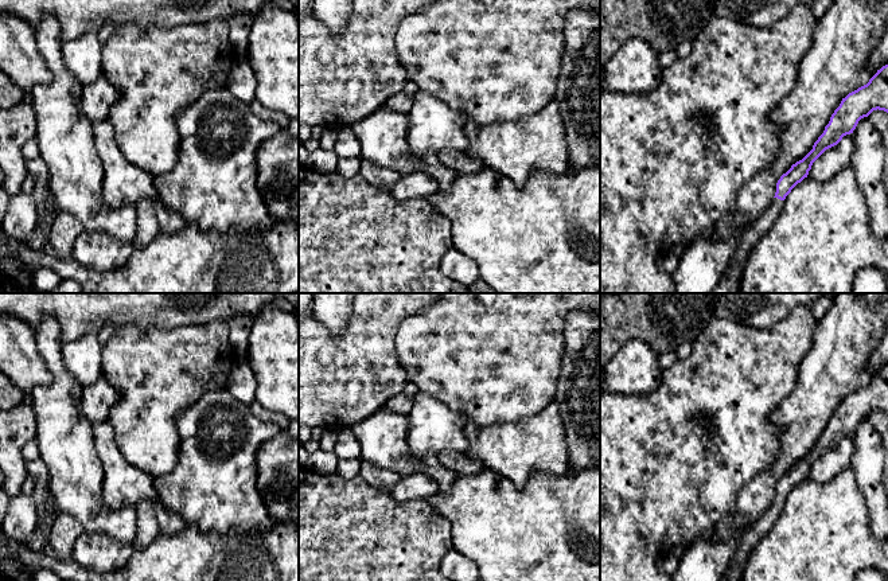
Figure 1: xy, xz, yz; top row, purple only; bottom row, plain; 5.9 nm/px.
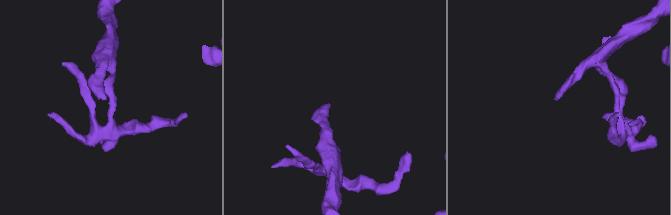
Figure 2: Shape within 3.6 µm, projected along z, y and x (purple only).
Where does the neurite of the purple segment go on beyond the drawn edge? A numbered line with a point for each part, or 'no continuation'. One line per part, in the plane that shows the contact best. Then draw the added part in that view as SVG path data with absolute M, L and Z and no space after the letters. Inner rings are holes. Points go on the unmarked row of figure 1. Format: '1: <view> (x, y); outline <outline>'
1: yz (756, 531); outline M774 499L759 520L751 525L741 535L737 551L723 576L721 581L741 581L748 557L756 543L767 534L774 522L780 516L784 502Z

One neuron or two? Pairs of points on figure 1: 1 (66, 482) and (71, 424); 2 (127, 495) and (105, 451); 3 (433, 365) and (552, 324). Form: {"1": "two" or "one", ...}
{"1": "one", "2": "one", "3": "one"}

